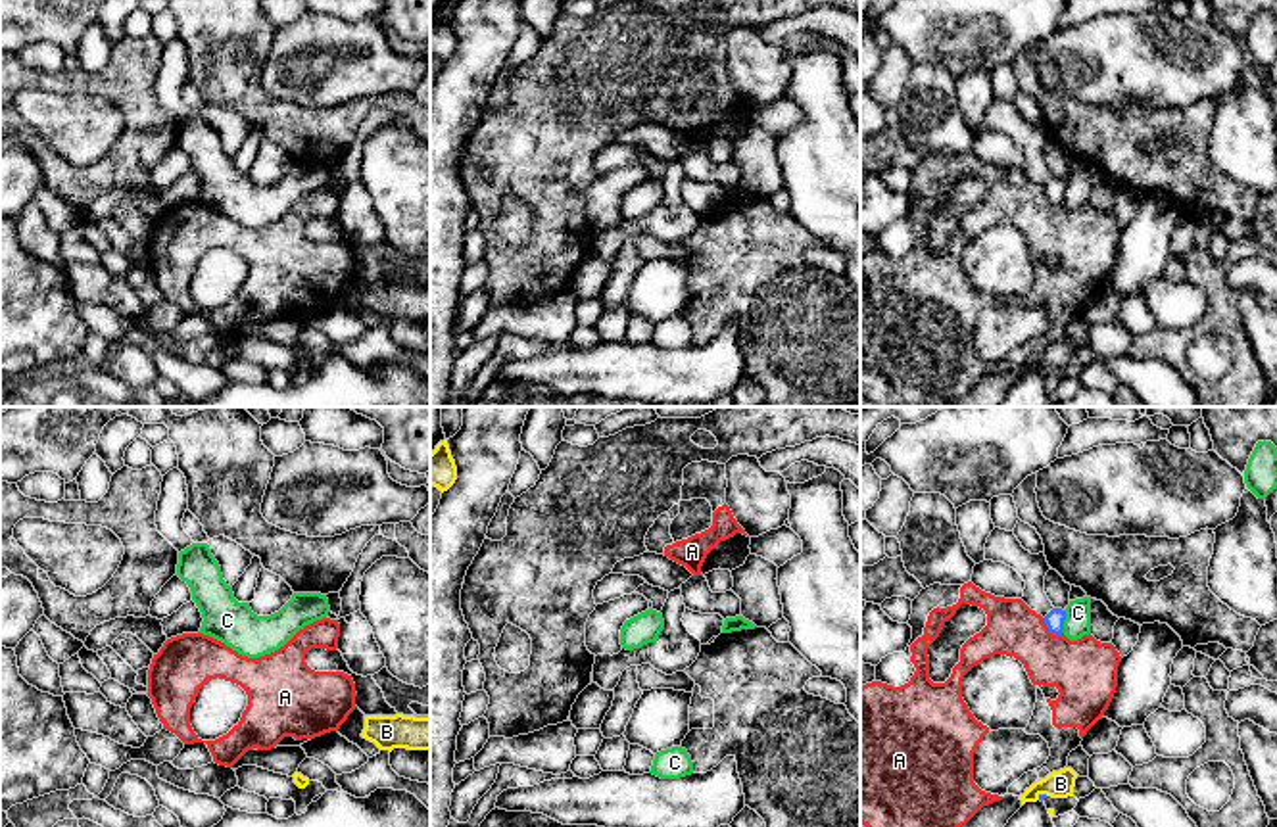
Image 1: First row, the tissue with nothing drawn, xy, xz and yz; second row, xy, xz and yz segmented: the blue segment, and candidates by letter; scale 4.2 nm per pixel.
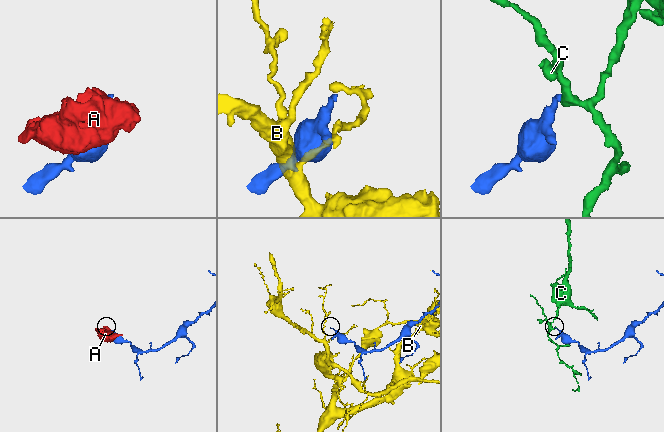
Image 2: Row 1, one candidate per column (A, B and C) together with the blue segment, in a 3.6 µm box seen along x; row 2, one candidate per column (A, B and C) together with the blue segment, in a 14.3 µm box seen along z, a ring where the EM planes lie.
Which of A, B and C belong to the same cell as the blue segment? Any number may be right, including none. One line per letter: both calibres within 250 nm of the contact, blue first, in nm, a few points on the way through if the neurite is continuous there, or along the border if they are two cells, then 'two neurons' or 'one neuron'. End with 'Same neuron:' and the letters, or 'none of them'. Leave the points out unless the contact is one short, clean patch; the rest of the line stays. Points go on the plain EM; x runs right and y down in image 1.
A: calibres 80 and 280 nm; two neurons
B: calibres 30 and 110 nm; border yz (1047, 365), (1037, 369); two neurons
C: calibres 80 and 110 nm; border yz (1066, 181), (1062, 202); two neurons
Same neuron: none of them

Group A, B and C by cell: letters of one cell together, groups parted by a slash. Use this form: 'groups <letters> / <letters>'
groups A / B / C

